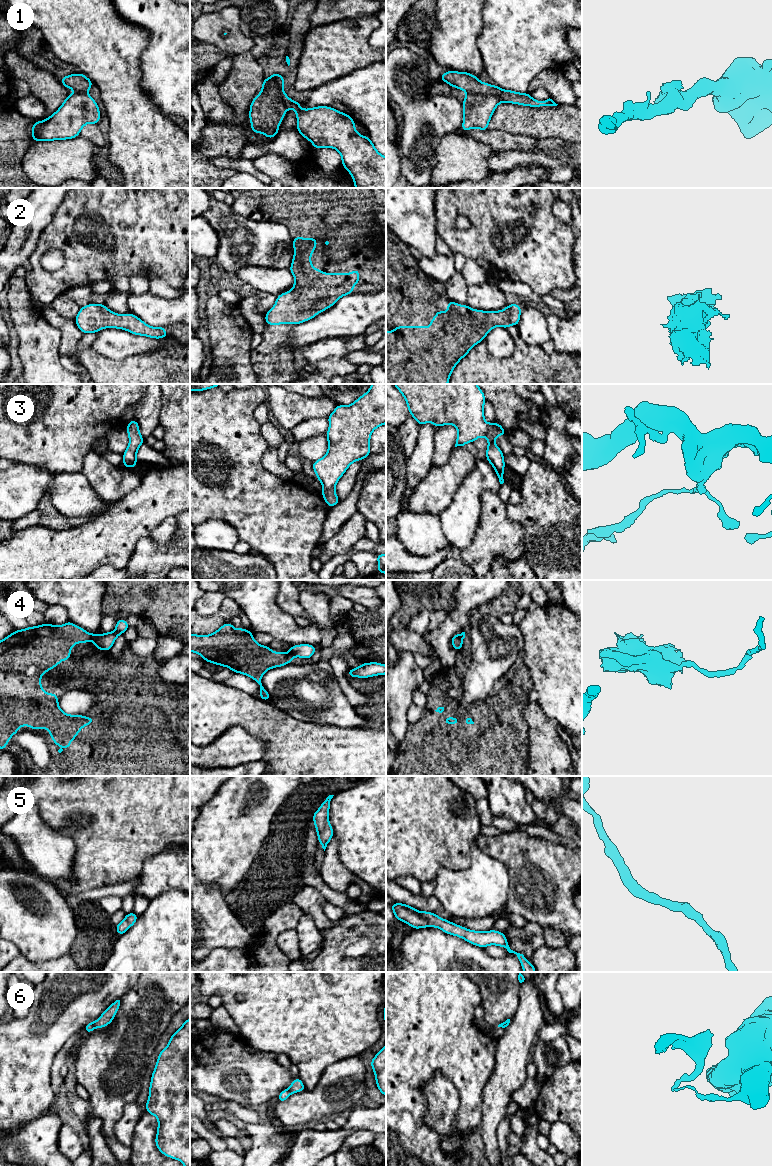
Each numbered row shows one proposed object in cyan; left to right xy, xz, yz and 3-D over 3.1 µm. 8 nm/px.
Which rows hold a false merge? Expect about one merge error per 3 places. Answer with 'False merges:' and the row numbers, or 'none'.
False merges: 1, 4, 6

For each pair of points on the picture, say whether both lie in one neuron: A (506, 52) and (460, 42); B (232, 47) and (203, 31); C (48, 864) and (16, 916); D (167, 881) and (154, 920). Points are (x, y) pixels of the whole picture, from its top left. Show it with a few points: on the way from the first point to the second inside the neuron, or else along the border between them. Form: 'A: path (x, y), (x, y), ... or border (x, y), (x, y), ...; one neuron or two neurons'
A: border (482, 22), (477, 49), (484, 67); two neurons
B: path (225, 43), (220, 41), (210, 31); one neuron
C: border (50, 881), (64, 896); two neurons
D: border (179, 889), (164, 891), (149, 901); two neurons

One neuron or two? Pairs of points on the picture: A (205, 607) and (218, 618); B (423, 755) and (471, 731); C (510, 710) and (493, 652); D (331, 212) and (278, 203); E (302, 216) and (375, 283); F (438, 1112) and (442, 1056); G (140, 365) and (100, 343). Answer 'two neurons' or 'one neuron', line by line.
A: two neurons
B: one neuron
C: two neurons
D: one neuron
E: one neuron
F: two neurons
G: two neurons

